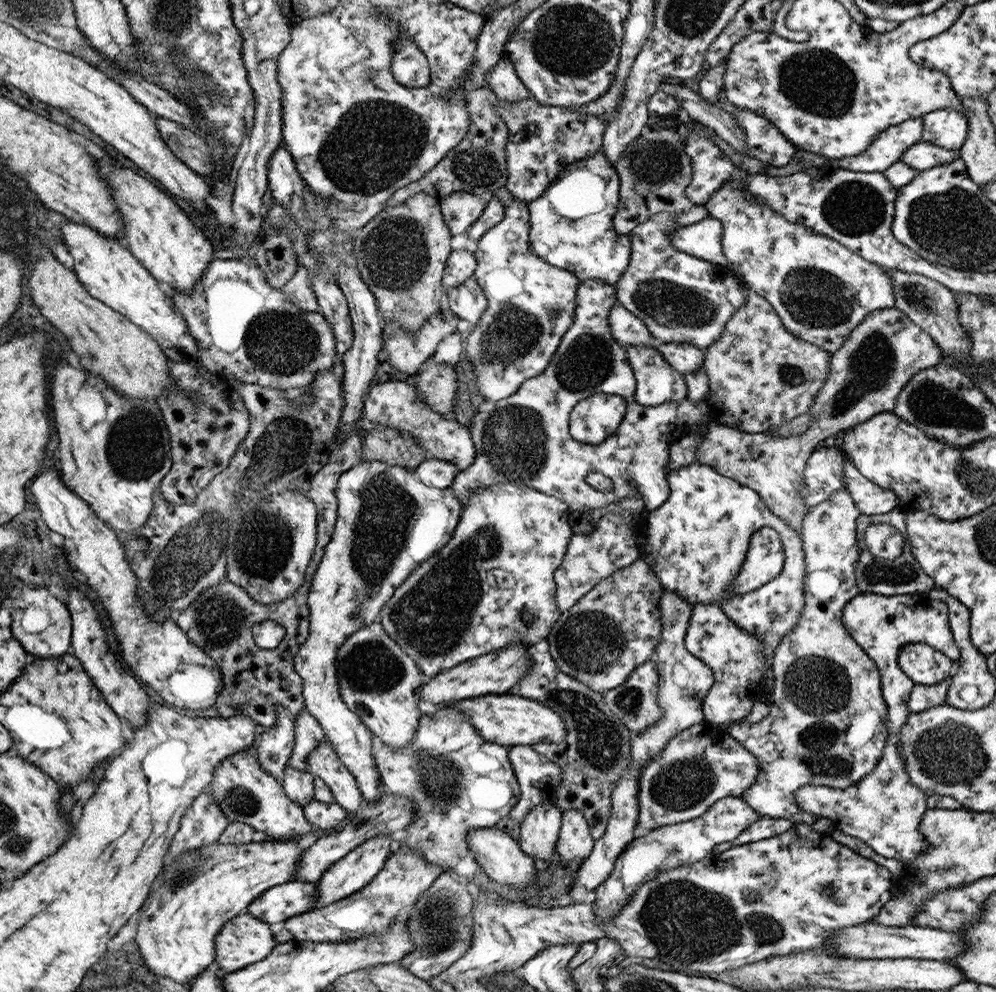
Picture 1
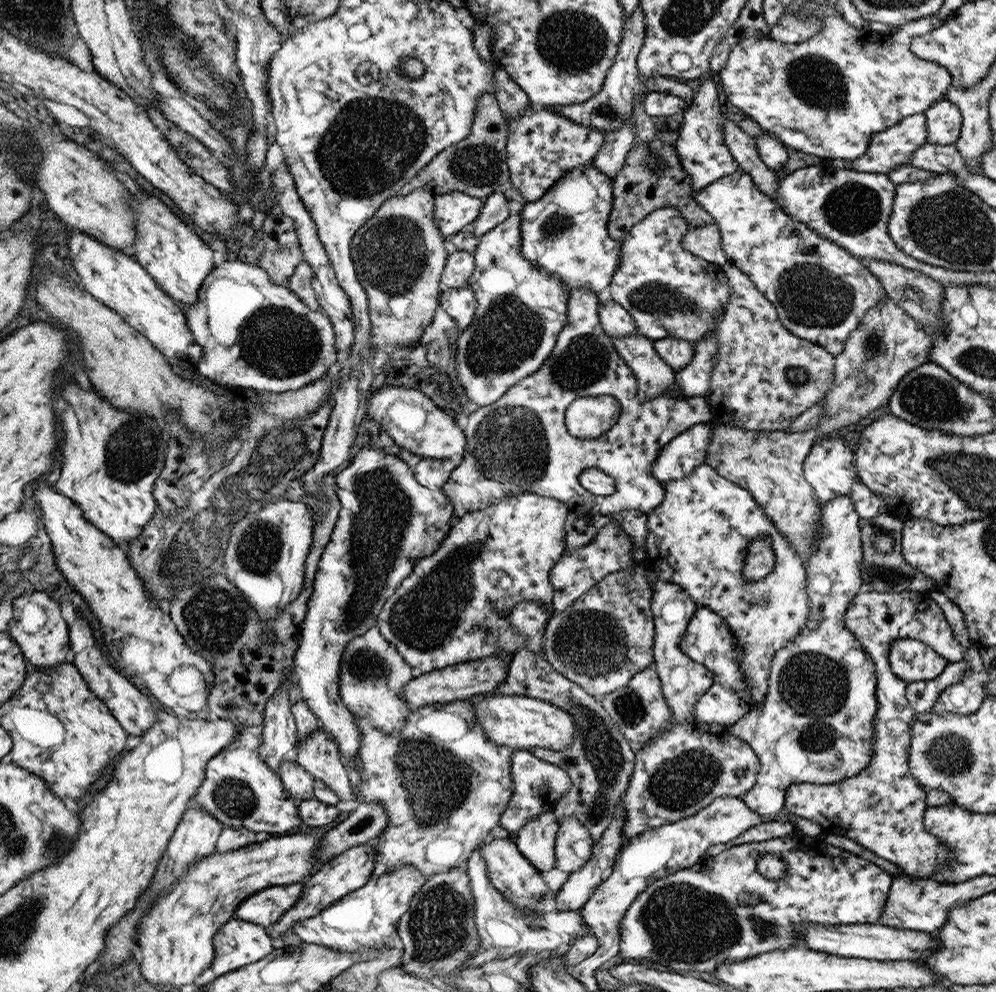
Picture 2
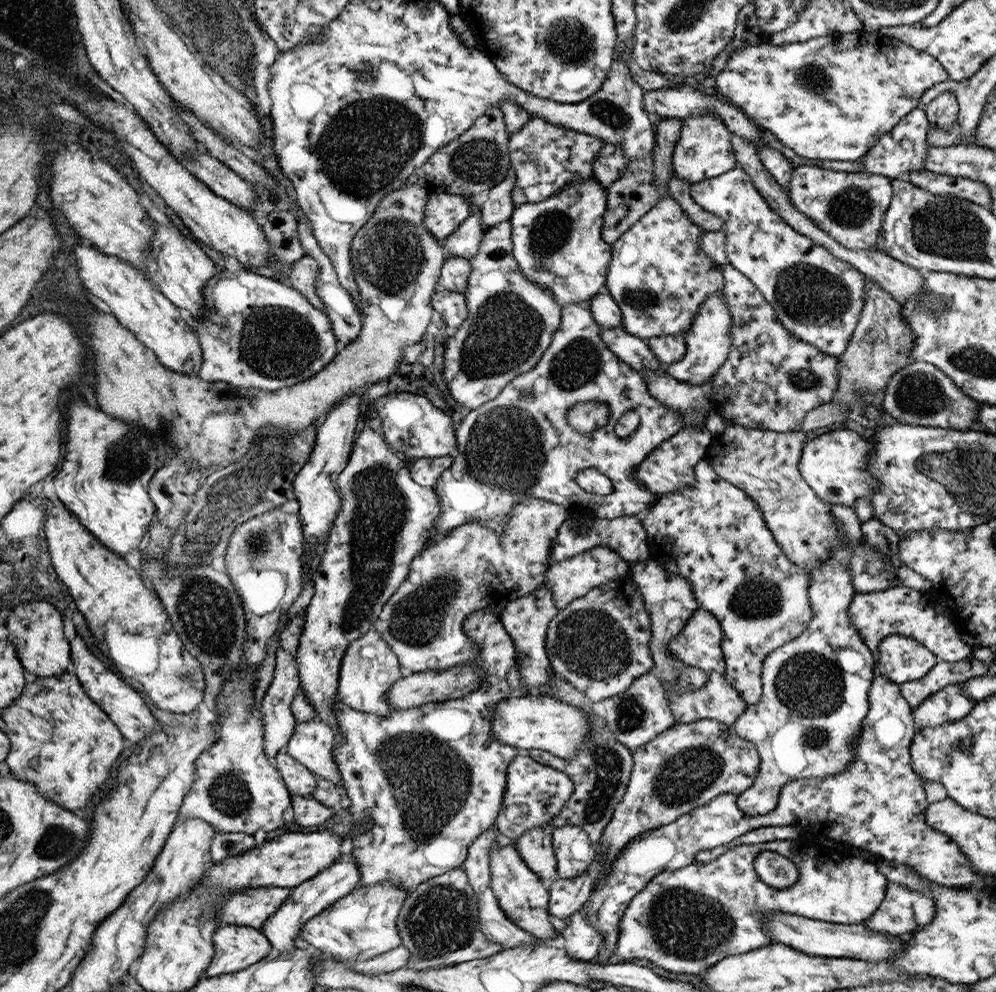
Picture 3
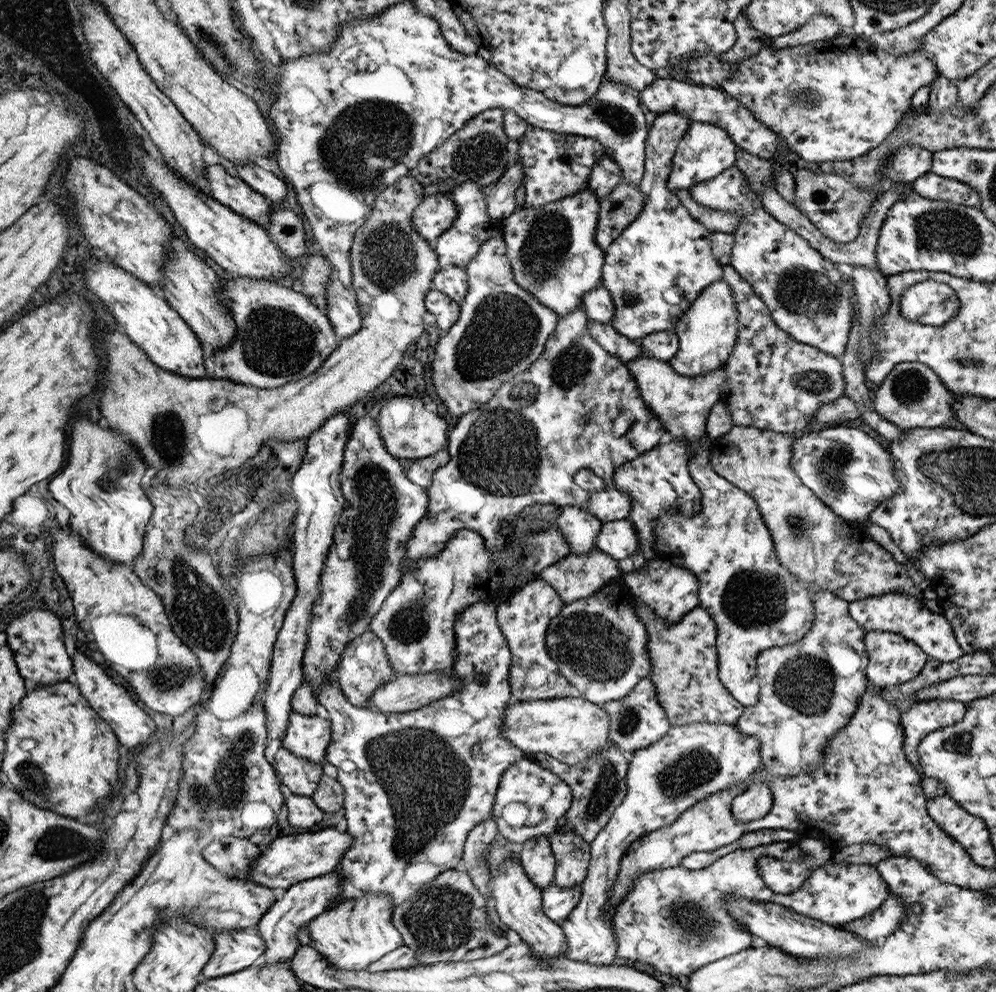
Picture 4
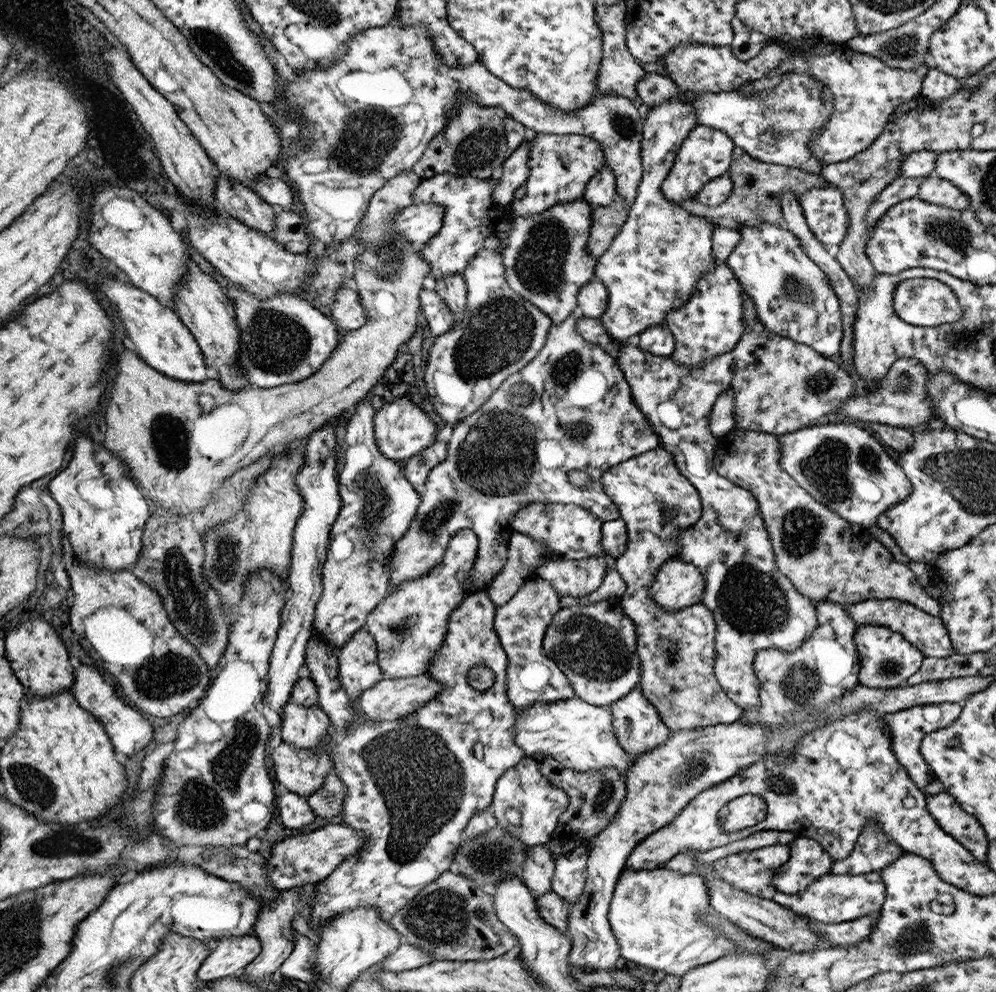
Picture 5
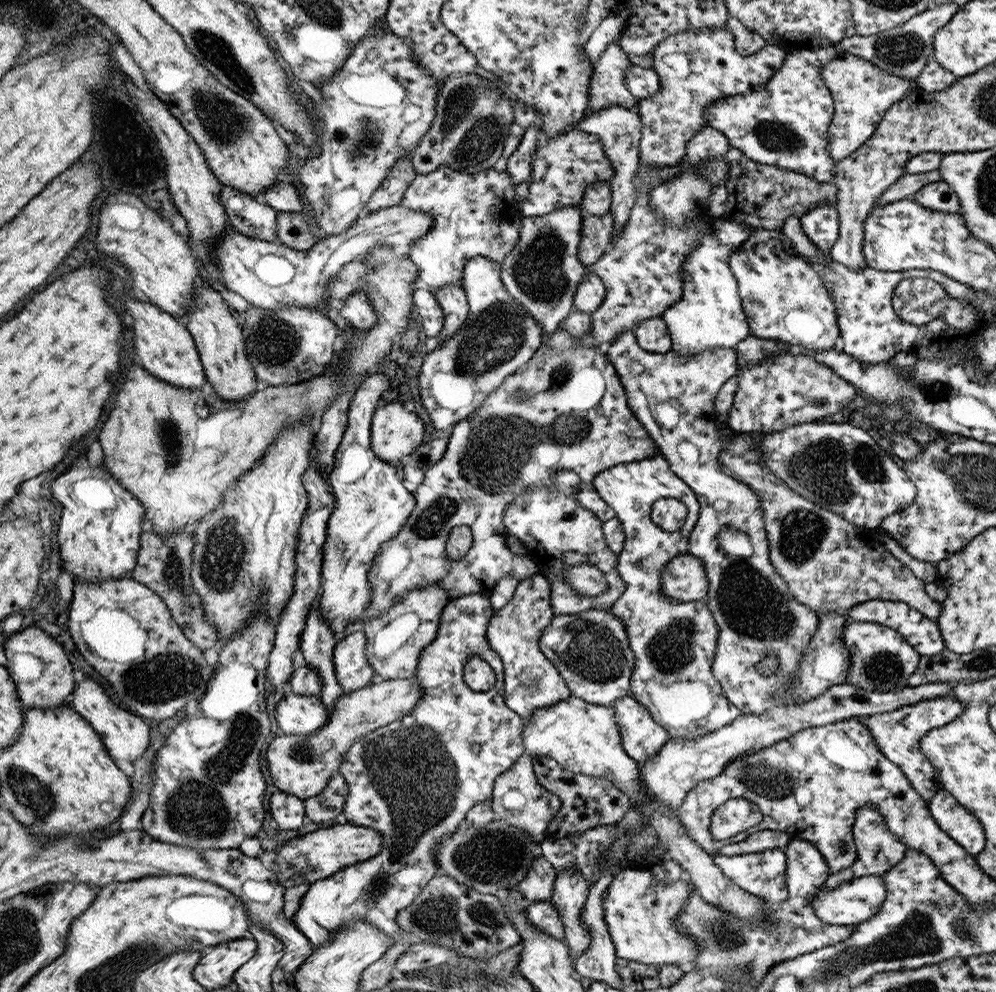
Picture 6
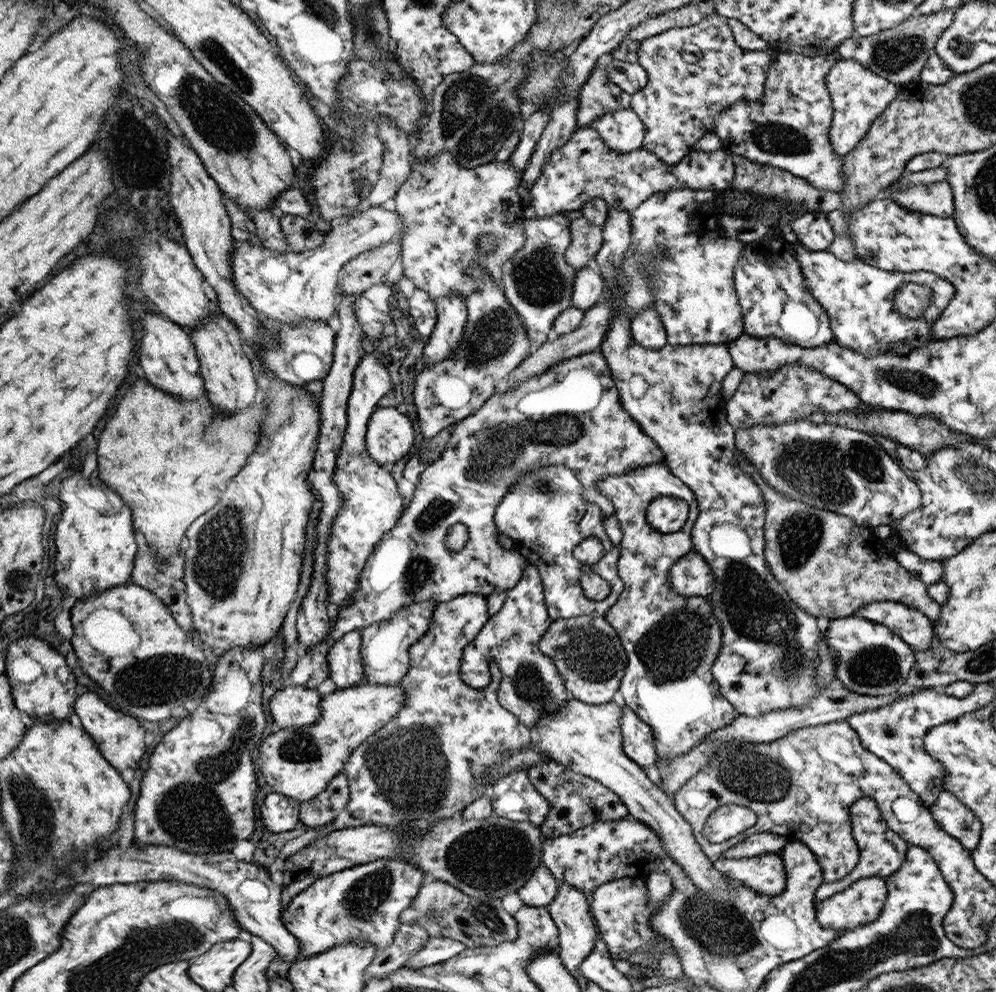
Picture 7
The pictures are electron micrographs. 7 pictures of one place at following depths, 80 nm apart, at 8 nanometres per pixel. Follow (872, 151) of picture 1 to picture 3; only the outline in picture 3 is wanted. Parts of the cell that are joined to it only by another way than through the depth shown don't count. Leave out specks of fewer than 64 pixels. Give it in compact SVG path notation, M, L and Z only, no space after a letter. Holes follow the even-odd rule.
M919 107L909 112L890 131L881 136L878 142L862 157L865 162L865 172L878 174L890 179L902 179L917 170L924 170L925 158L927 155L927 128L929 122L925 111Z

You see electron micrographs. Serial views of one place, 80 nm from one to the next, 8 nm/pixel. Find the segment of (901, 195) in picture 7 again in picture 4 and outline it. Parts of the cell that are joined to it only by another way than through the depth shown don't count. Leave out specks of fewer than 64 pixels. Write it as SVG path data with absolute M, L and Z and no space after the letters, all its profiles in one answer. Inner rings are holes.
M932 171L914 180L911 186L918 195L930 198L932 201L946 201L974 208L980 206L980 197L974 189L958 180L933 174Z

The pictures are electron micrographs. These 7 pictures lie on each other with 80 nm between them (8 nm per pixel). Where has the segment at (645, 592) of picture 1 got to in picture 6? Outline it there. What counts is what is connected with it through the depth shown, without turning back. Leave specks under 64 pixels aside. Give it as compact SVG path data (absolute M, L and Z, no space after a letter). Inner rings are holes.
M588 610L576 614L556 614L547 626L542 636L543 654L551 659L551 662L559 670L559 674L566 680L574 697L583 699L586 703L596 706L612 706L632 688L632 672L635 669L635 652L631 649L630 642L623 622L619 616L609 610Z

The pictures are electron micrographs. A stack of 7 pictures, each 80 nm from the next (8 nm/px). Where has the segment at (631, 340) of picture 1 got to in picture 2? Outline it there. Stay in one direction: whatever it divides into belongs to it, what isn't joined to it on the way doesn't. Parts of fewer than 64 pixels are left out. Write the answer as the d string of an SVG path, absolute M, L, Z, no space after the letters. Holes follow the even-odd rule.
M607 295L602 301L603 304L599 306L600 319L602 320L604 330L612 338L638 335L634 319L630 317L630 314L623 306L620 306L620 304Z

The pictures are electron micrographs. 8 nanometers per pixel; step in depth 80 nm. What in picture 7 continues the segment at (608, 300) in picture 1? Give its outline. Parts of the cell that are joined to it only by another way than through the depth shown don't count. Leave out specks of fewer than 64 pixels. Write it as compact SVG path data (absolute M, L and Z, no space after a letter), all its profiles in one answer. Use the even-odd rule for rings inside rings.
M600 350L557 362L546 372L530 377L515 388L504 391L499 388L482 408L452 427L444 452L421 474L414 498L404 509L398 524L385 534L375 552L371 553L359 580L359 592L351 598L351 605L332 612L330 632L321 643L309 648L298 659L296 668L290 672L290 685L316 690L329 677L326 657L336 641L352 631L361 631L376 622L387 621L413 602L437 600L443 603L466 593L487 597L515 587L529 562L517 551L506 550L499 542L495 513L504 496L511 492L511 486L532 469L542 468L542 465L570 467L583 483L587 501L596 503L609 517L615 514L615 506L599 490L598 482L609 474L624 474L654 462L664 462L663 450L622 408L607 359ZM458 524L466 526L469 537L464 549L452 551L447 546L447 533L452 525Z

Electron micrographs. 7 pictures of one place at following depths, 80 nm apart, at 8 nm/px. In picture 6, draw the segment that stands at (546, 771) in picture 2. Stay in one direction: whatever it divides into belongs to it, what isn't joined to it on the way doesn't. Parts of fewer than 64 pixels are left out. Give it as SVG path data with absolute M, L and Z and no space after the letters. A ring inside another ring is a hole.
M525 752L510 770L500 774L494 784L494 793L489 800L494 808L496 818L503 820L509 825L520 827L526 831L536 844L548 838L547 828L552 818L562 808L562 801L553 793L546 791L536 780L533 769L534 756Z

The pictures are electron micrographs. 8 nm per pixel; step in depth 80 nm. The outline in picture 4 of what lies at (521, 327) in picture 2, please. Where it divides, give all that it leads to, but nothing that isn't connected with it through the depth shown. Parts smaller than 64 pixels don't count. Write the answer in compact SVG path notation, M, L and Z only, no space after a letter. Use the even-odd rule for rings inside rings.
M499 230L483 244L478 256L465 267L469 290L462 302L459 321L445 335L438 338L432 362L432 382L437 400L446 406L449 414L459 418L480 408L502 388L504 382L523 373L544 352L545 342L554 332L560 316L516 284L508 262L508 246L503 230Z

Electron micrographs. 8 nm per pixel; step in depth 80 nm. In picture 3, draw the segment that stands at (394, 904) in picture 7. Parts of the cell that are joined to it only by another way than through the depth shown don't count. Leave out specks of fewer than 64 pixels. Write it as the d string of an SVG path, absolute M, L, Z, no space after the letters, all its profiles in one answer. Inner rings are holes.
M479 610L470 614L464 620L464 629L483 652L474 662L468 663L484 669L486 673L484 686L474 692L456 700L397 710L388 713L386 718L354 710L337 701L343 733L338 737L334 757L346 796L350 799L349 812L353 822L368 816L375 819L375 825L360 830L352 837L351 853L358 859L362 874L358 886L372 886L389 880L396 886L403 886L408 894L414 892L423 882L461 867L466 860L468 846L495 824L504 809L508 770L522 751L496 738L491 719L501 701L516 695L506 677L515 666L518 652L511 635L491 611Z

